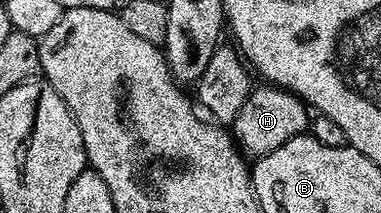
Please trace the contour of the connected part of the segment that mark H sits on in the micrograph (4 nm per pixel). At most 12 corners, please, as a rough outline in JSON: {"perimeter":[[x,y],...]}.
{"perimeter":[[279,86],[252,89],[233,123],[258,160],[304,133],[309,107]]}

